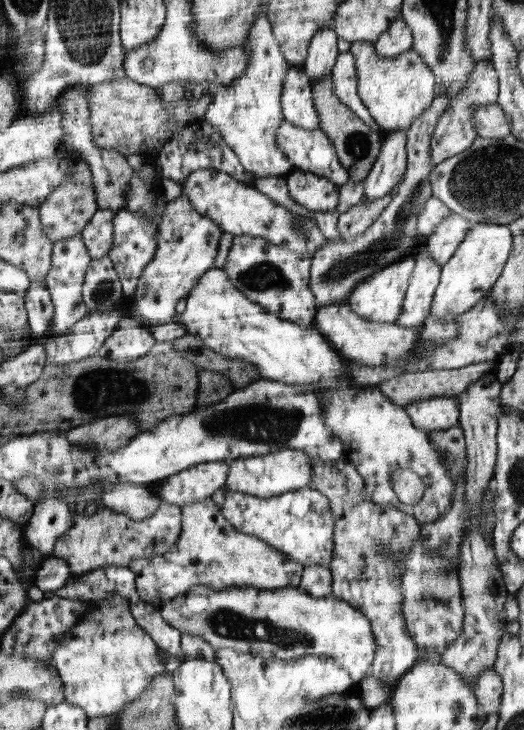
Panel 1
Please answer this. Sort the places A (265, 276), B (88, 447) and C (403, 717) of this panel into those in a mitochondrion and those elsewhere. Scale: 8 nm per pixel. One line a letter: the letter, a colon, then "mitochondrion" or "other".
A: mitochondrion
B: other
C: other

